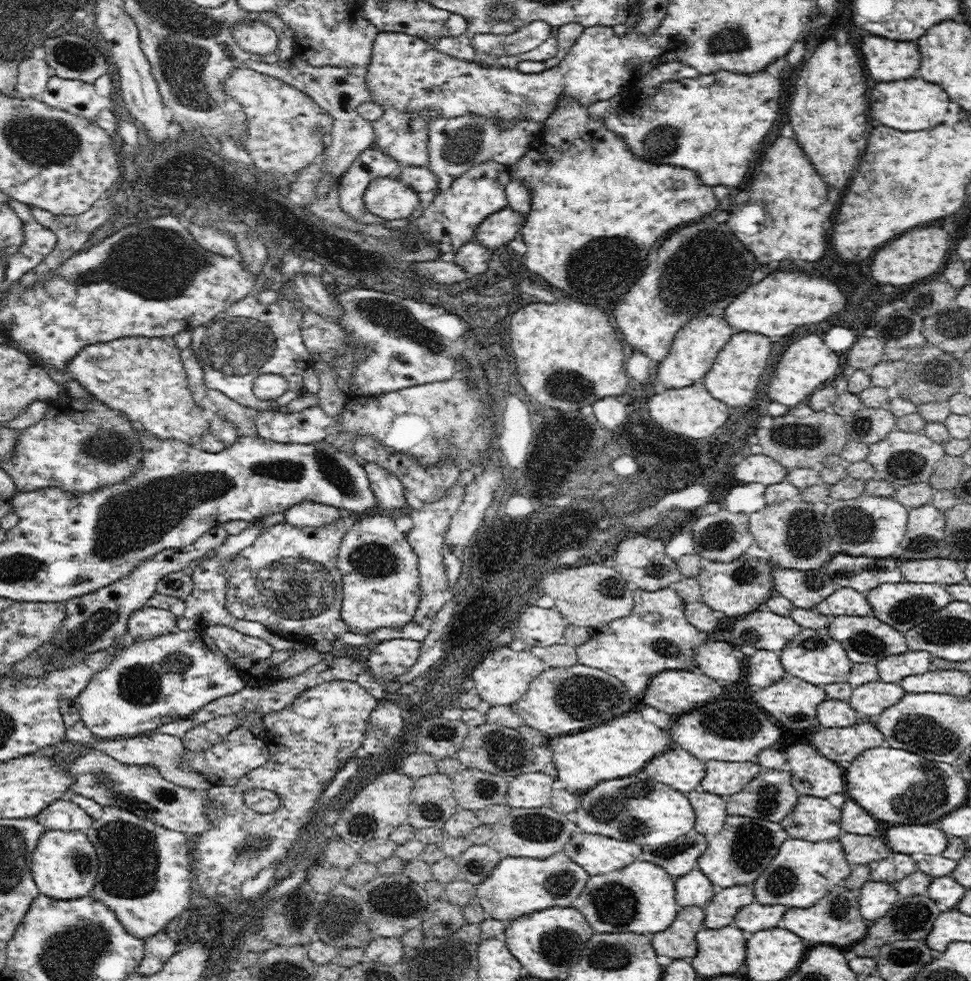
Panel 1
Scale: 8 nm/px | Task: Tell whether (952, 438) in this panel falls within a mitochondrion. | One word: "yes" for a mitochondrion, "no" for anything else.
no

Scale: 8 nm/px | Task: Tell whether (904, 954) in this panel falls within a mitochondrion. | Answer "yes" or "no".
yes

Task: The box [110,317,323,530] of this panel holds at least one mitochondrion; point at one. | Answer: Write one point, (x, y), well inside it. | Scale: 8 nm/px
(289, 470)

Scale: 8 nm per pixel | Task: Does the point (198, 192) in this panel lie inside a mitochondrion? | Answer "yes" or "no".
yes

